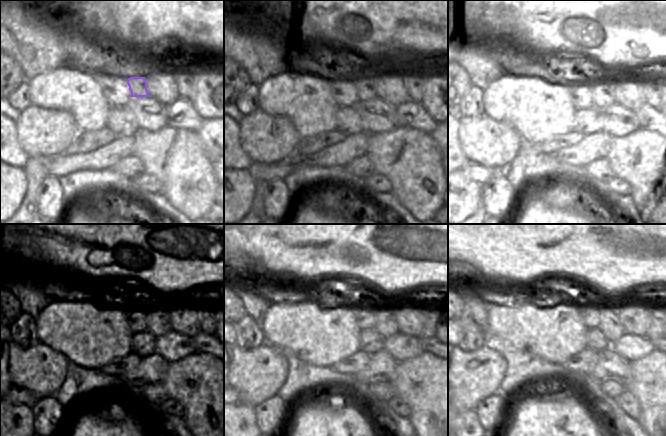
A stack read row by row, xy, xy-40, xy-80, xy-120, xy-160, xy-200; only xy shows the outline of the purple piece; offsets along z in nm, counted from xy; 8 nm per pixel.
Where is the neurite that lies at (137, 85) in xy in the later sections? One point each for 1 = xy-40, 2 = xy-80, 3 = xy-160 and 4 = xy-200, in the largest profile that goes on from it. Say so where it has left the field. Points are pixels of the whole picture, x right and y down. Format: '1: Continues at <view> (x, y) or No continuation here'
1: Continues at xy-40 (365, 88)
2: Continues at xy-80 (603, 98)
3: Continues at xy-160 (385, 324)
4: Continues at xy-200 (609, 324)

